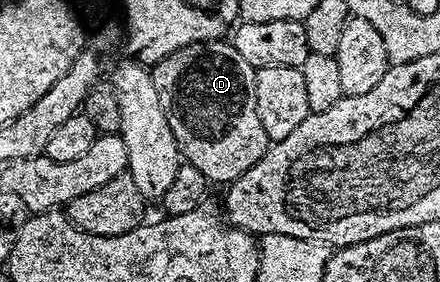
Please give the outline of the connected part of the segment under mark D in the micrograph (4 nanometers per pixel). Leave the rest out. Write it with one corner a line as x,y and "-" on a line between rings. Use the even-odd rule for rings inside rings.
203,41
201,45
188,45
170,54
166,59
157,61
151,66
152,82
158,90
158,103
166,115
166,123
170,123
170,131
174,131
176,145
185,162
192,164
207,178
209,182
236,181
269,149
270,142
262,127
262,119
258,119
256,100
254,99
254,79
256,70
231,43
219,41

